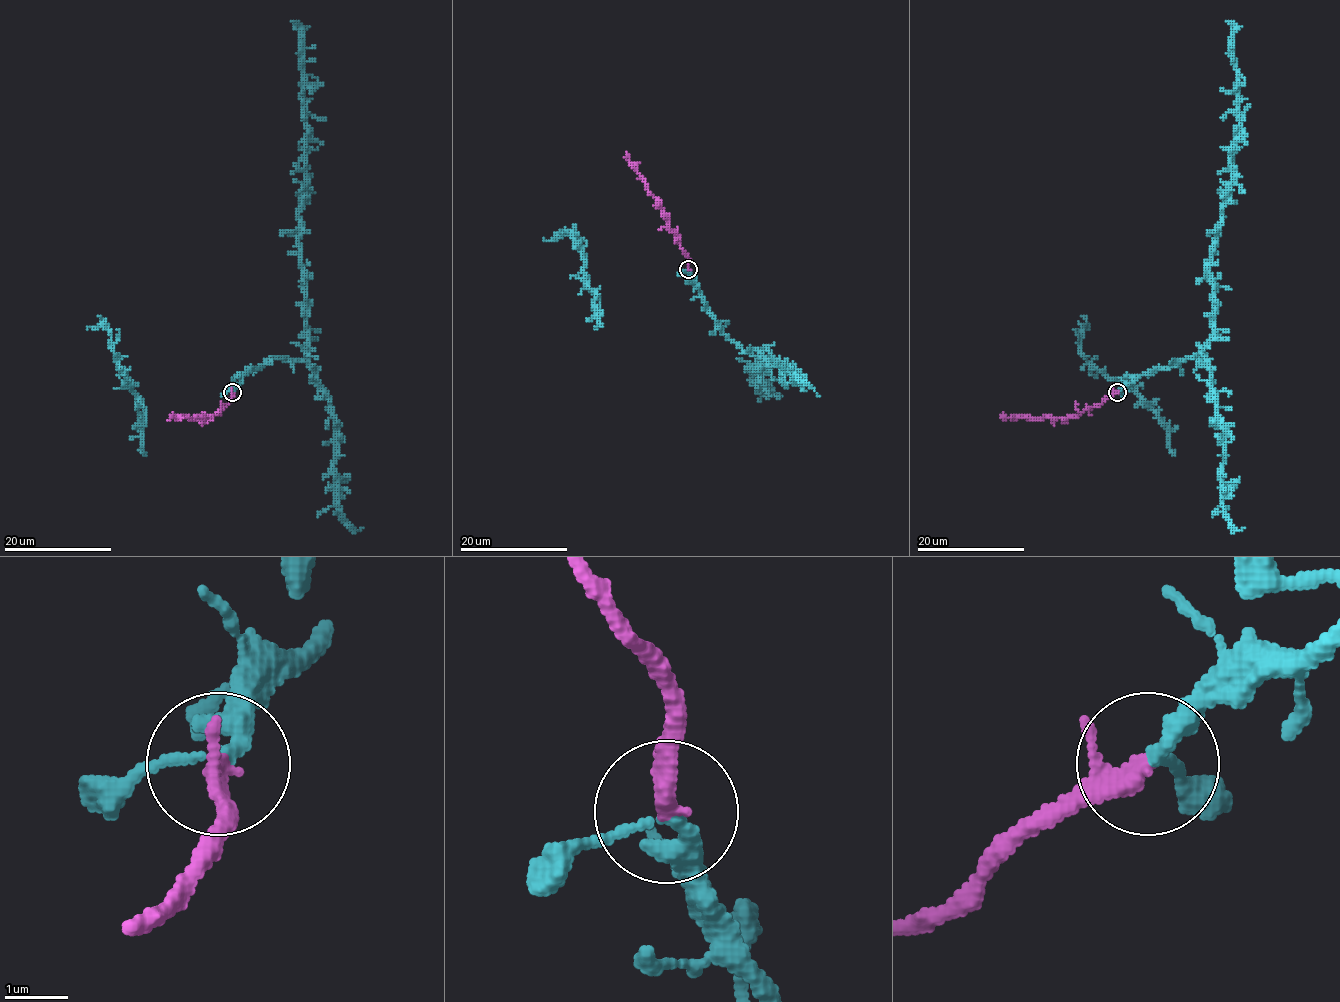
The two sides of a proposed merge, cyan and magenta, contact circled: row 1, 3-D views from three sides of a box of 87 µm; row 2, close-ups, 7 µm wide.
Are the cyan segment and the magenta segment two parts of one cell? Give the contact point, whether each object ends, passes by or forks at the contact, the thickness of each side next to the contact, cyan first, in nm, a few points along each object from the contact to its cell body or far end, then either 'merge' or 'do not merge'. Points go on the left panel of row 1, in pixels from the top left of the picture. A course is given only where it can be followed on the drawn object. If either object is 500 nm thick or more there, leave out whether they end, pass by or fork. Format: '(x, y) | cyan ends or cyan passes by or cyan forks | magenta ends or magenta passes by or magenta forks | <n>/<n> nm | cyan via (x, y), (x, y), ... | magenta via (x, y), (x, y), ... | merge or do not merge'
(232, 392) | cyan passes by | magenta passes by | 240/240 nm | cyan via (232, 391), (266, 361), (301, 359), (307, 332), (299, 241), (306, 141), (303, 59), (301, 26), (291, 22) | magenta via (232, 391), (232, 398), (211, 417), (169, 416) | merge

